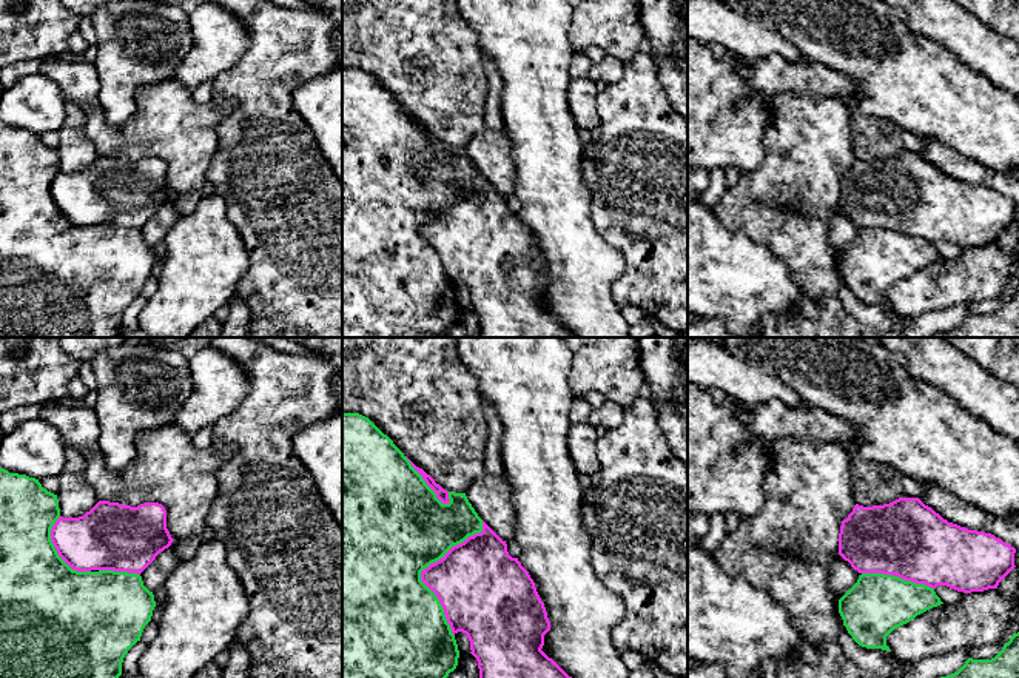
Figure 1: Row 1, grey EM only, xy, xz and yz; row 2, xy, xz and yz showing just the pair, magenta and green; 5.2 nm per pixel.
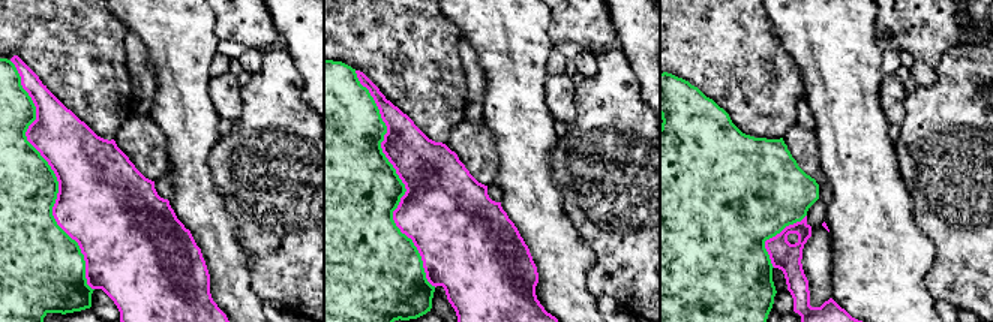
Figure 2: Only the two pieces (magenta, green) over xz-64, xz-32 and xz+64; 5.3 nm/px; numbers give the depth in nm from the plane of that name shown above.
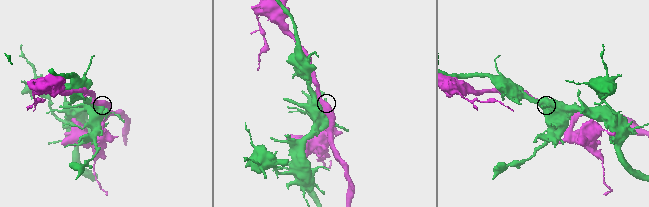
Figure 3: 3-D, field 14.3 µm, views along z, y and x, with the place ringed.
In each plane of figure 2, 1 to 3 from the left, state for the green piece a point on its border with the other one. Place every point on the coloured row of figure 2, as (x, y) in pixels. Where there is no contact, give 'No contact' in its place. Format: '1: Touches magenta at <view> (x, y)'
1: Touches magenta at xz-64 (56, 175)
2: Touches magenta at xz-32 (401, 178)
3: Touches magenta at xz+64 (773, 237)

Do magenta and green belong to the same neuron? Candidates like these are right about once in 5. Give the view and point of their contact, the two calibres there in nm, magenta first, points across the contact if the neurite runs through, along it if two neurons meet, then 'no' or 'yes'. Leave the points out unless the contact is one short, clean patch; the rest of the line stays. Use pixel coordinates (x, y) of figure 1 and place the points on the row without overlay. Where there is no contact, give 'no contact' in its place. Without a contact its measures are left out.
contact xz (424, 224); calibres 380 and 500 nm; no

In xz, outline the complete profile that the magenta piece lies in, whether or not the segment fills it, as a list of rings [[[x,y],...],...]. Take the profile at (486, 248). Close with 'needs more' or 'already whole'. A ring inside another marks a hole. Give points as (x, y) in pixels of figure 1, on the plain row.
[[[484,176],[483,186],[469,191],[453,200],[439,216],[421,227],[421,236],[439,254],[452,288],[462,287],[470,296],[472,310],[478,316],[478,337],[578,337],[569,331],[541,304],[544,290],[550,285],[550,276],[535,237],[518,213],[512,213],[507,199]]]; already whole

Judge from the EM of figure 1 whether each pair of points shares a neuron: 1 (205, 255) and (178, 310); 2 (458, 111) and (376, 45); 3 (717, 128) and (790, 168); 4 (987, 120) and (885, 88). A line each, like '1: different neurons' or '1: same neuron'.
1: same neuron
2: same neuron
3: different neurons
4: same neuron

